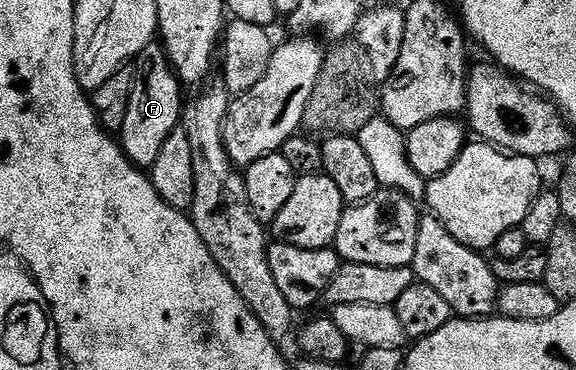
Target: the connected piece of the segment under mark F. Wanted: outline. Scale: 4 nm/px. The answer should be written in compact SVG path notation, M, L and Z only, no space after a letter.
M160 43L149 44L135 61L133 93L127 110L127 118L119 133L119 143L125 156L142 170L152 169L163 142L181 123L183 111L183 85L169 64L169 56Z

